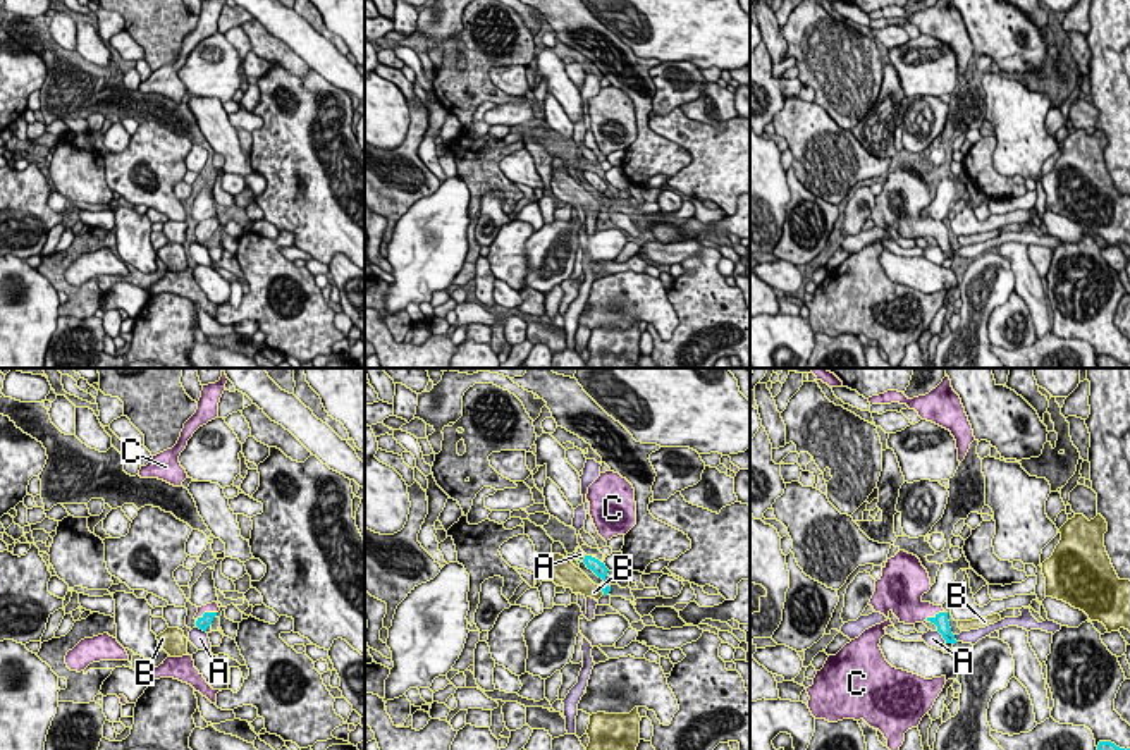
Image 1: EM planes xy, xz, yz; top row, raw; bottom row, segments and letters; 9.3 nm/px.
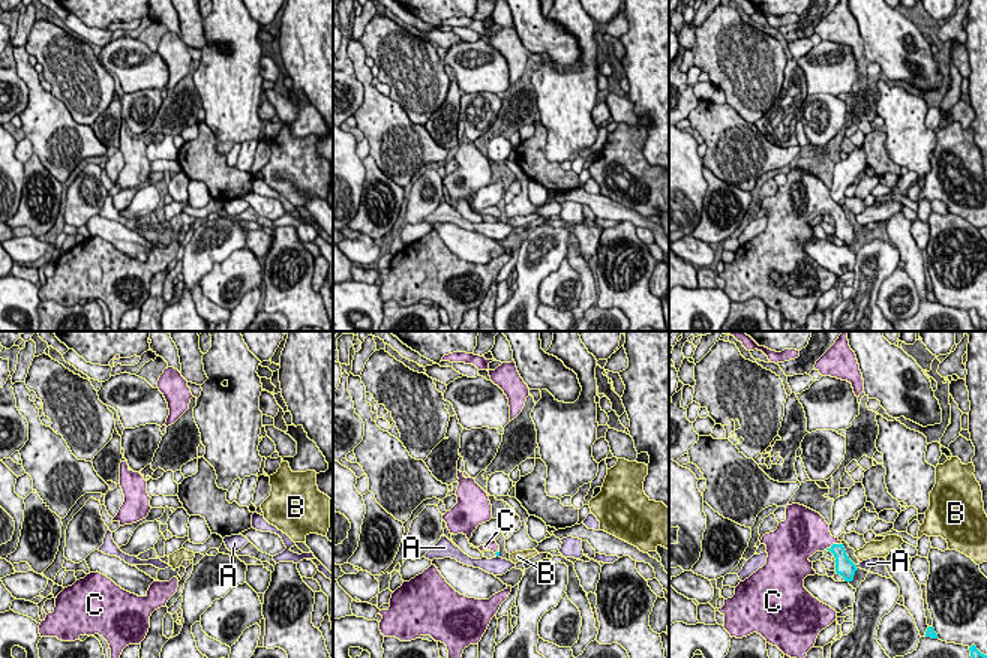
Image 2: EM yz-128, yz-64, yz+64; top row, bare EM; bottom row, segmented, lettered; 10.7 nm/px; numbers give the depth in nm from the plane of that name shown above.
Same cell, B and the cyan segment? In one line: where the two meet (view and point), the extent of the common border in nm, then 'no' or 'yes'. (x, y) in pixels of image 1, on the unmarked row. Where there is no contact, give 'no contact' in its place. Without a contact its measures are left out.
xz (601, 203) | 100 nm | no

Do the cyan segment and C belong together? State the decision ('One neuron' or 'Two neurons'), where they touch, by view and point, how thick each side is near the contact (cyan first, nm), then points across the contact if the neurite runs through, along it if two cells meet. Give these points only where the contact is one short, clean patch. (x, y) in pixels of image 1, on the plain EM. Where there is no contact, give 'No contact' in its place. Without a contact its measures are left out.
One neuron. Touches cyan at xy (205, 227). Thickness 120 nm (cyan) against 100 nm. Path across: xy (205, 236), (205, 227), (210, 222)

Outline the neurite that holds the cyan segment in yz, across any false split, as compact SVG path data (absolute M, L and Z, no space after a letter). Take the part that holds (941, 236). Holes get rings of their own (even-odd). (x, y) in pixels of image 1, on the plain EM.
M900 165L887 174L869 217L887 234L829 270L817 286L814 299L805 303L810 311L807 320L815 334L863 334L884 349L893 368L900 365L905 347L918 342L932 323L946 291L925 294L896 284L886 275L879 258L886 243L894 241L891 227L905 239L930 236L946 258L956 258L943 220L922 215L930 201L929 188L917 170Z

